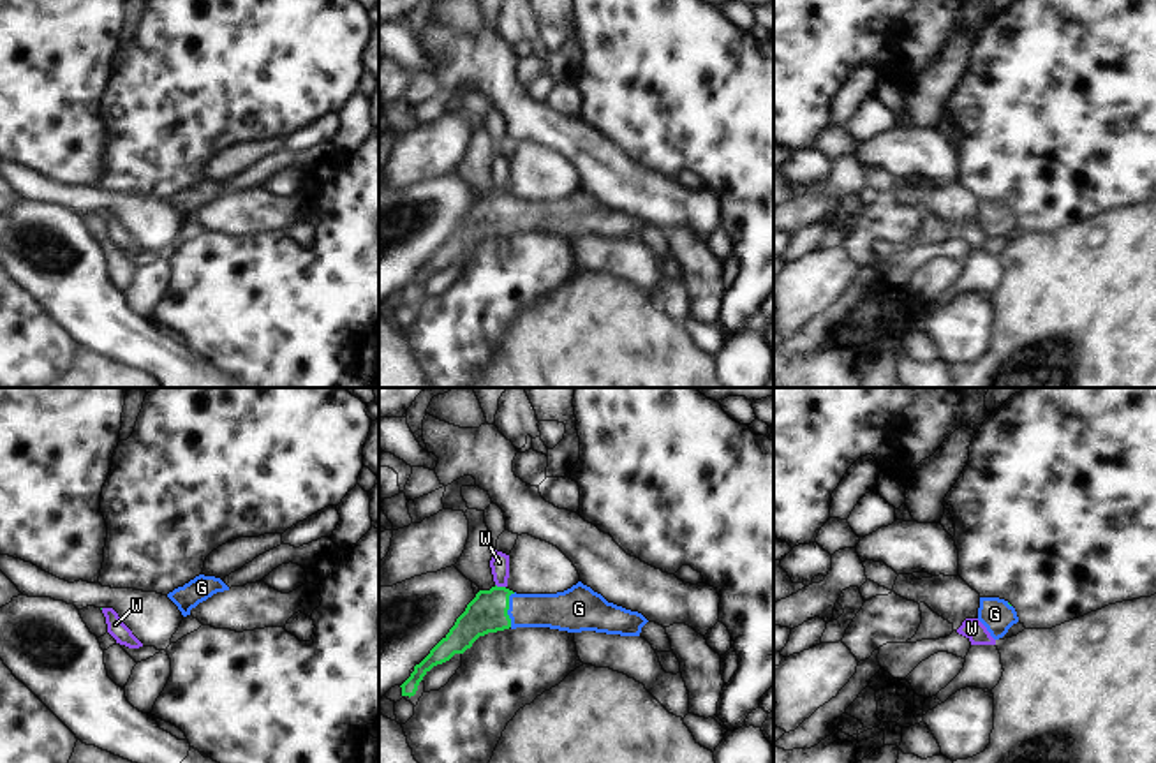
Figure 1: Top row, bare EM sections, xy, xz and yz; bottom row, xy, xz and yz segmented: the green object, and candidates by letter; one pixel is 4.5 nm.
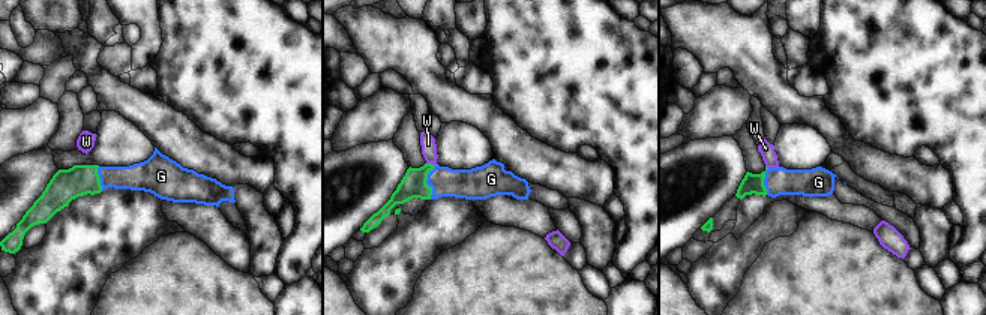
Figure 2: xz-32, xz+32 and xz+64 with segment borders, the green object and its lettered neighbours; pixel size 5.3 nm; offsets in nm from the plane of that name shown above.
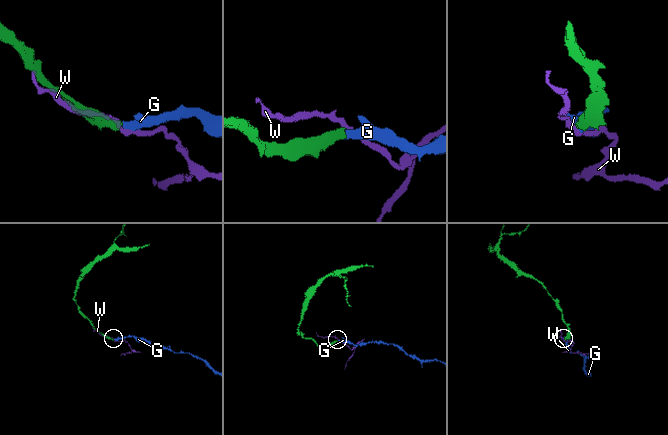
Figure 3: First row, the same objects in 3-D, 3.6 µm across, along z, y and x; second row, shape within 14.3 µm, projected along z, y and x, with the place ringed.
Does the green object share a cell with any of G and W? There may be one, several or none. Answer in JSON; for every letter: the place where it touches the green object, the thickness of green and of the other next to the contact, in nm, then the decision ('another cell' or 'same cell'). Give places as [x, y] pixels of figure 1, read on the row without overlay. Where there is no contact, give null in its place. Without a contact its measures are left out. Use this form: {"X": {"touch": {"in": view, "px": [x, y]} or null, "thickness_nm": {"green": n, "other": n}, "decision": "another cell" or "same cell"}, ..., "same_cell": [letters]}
{"G": {"touch": {"in": "xz", "px": [508, 214]}, "thickness_nm": {"green": 180, "other": 170}, "decision": "same cell"}, "W": {"touch": {"in": "xz", "px": [501, 192]}, "thickness_nm": {"green": 180, "other": 90}, "decision": "another cell"}, "same_cell": ["G"]}

